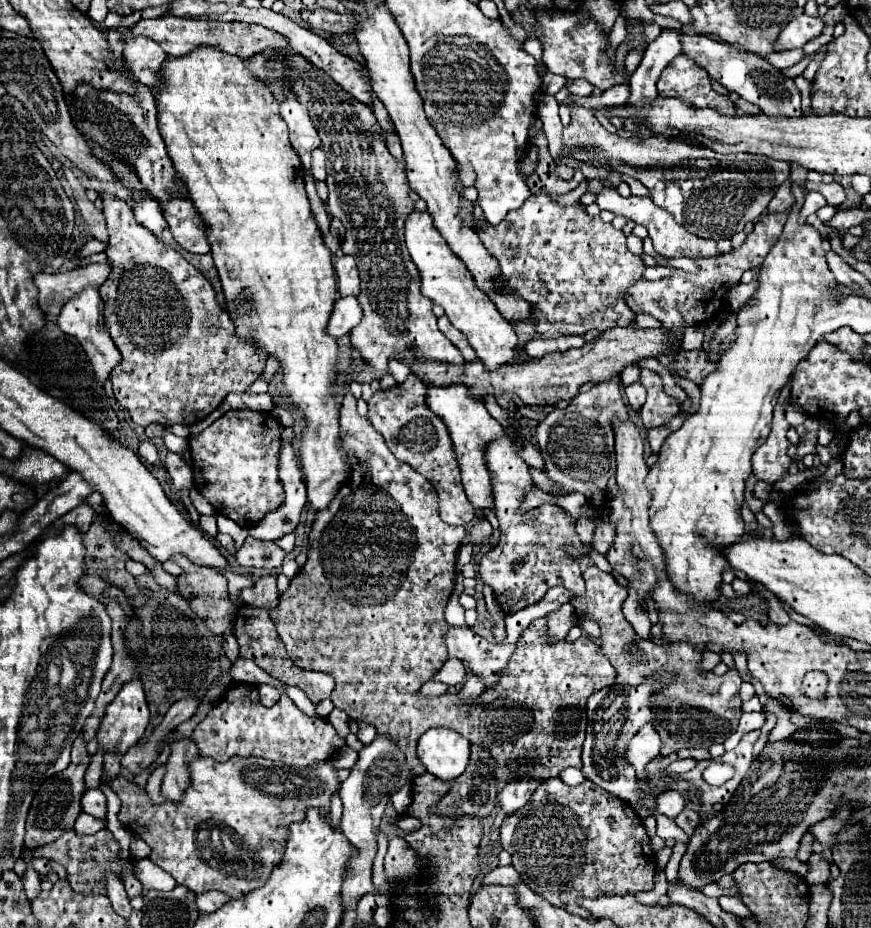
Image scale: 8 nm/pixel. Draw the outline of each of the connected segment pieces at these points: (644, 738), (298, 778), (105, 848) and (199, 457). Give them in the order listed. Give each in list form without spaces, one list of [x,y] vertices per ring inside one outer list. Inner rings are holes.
[[[653,722],[645,724],[627,746],[627,760],[635,766],[637,774],[645,772],[645,764],[653,760],[661,750],[661,736],[657,734]]]
[[[195,756],[189,762],[191,784],[183,792],[179,802],[165,800],[163,804],[153,804],[147,790],[139,788],[133,780],[125,776],[103,778],[103,786],[109,786],[121,800],[119,822],[131,828],[139,838],[143,838],[151,846],[149,860],[169,872],[177,884],[193,890],[195,894],[207,890],[219,890],[231,898],[245,894],[245,890],[255,890],[261,886],[275,862],[283,856],[283,846],[287,842],[287,824],[301,822],[305,818],[305,810],[311,806],[329,812],[329,798],[335,790],[339,790],[339,782],[335,776],[335,768],[329,762],[321,762],[317,768],[295,768],[283,762],[273,762],[265,758],[241,758],[233,756],[227,762],[215,762],[213,758]]]
[[[103,828],[103,830],[99,830],[97,834],[91,834],[91,836],[77,836],[75,832],[69,830],[59,840],[33,850],[33,856],[35,858],[51,858],[51,860],[63,864],[65,870],[67,870],[67,880],[69,880],[71,888],[79,890],[83,894],[93,894],[93,892],[105,894],[105,872],[115,870],[117,874],[121,874],[119,844],[107,828]]]
[[[231,410],[207,426],[201,434],[189,438],[191,458],[193,458],[193,478],[195,488],[213,504],[215,512],[231,518],[241,528],[253,528],[269,510],[275,510],[283,504],[285,490],[277,476],[277,456],[281,446],[281,424],[267,412],[245,412]]]

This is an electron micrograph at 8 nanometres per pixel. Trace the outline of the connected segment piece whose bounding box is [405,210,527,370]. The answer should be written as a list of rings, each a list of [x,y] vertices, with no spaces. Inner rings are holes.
[[[413,210],[411,214],[407,214],[405,244],[421,274],[423,296],[427,296],[429,300],[433,300],[445,310],[445,316],[449,318],[449,322],[467,336],[469,344],[477,352],[479,360],[487,366],[487,370],[495,370],[503,362],[511,362],[515,358],[527,358],[525,352],[523,354],[513,352],[515,332],[511,330],[507,320],[499,314],[497,306],[489,300],[489,296],[475,286],[475,280],[469,274],[469,270],[463,266],[461,258],[451,252],[443,236],[435,230],[433,218],[429,216],[429,212]]]

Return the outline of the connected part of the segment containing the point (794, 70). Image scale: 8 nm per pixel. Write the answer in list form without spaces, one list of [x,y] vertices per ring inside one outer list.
[[[819,51],[813,53],[810,56],[804,56],[802,60],[800,60],[797,64],[793,65],[790,68],[783,70],[783,74],[785,76],[789,76],[789,78],[795,79],[797,76],[802,75],[804,70],[807,68],[807,65],[815,58]]]

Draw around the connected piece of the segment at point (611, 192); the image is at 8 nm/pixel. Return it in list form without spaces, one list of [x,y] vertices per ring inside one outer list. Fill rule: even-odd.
[[[597,166],[597,172],[599,172],[599,182],[603,184],[601,192],[595,194],[597,198],[597,206],[601,210],[609,210],[613,214],[621,214],[621,216],[627,216],[631,218],[633,222],[637,224],[643,224],[647,230],[649,230],[649,238],[653,240],[653,246],[655,246],[655,252],[665,256],[665,258],[677,258],[677,256],[715,256],[719,254],[717,246],[715,246],[715,240],[711,238],[699,238],[695,234],[689,234],[681,224],[675,222],[673,214],[669,214],[667,210],[663,210],[661,206],[657,206],[651,198],[639,198],[639,196],[629,196],[629,198],[623,198],[615,188],[607,186],[607,166]]]

